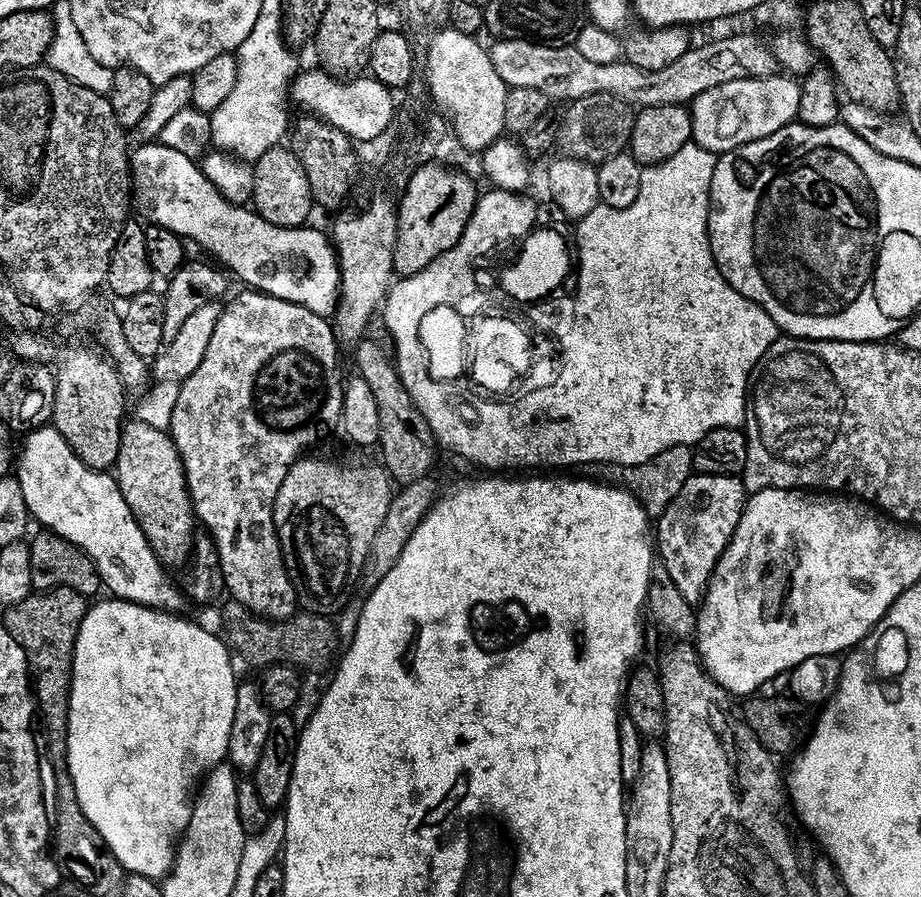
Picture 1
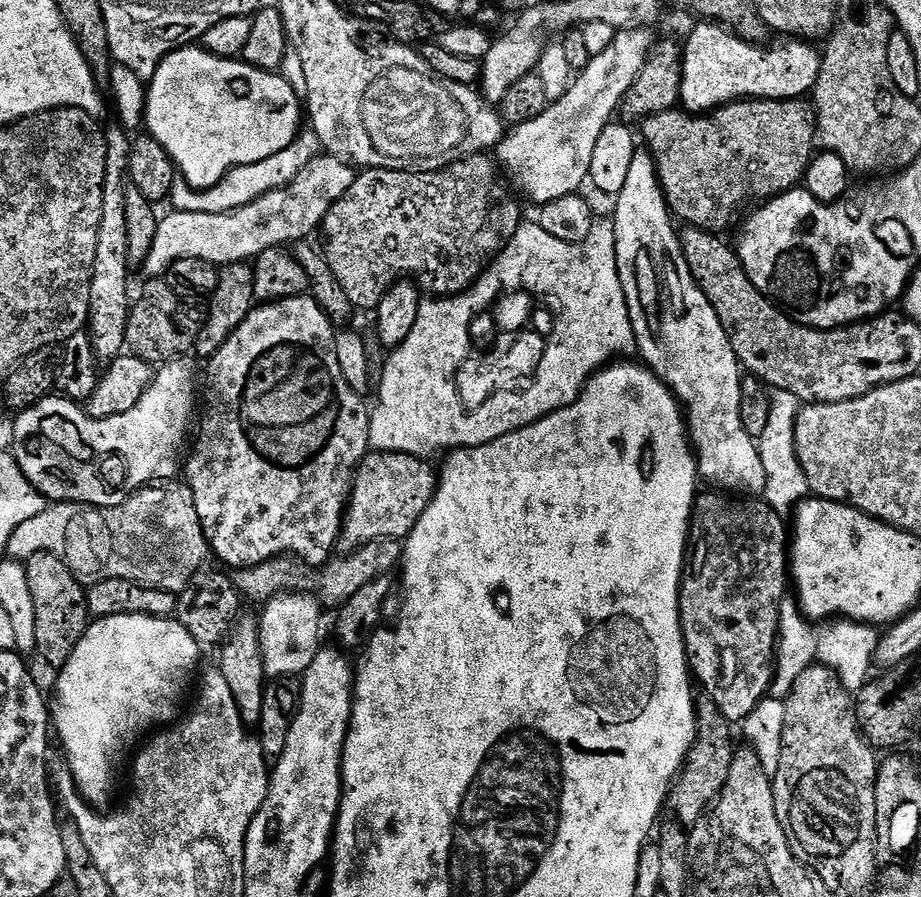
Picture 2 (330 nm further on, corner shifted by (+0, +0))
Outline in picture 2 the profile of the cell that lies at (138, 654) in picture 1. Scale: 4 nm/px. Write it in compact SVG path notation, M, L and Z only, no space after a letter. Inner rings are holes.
M118 614L117 616L102 618L101 620L93 619L89 623L87 630L84 631L84 637L81 638L78 646L74 650L74 654L70 654L70 658L64 663L63 668L59 669L57 676L60 677L56 680L56 701L51 701L50 704L50 720L54 725L55 735L56 732L60 735L60 744L64 747L65 757L63 756L63 759L72 772L72 777L74 778L76 788L79 790L80 795L89 804L93 806L104 806L100 804L104 804L108 800L108 791L112 788L112 760L108 756L116 756L119 752L126 751L147 728L156 730L161 726L171 725L181 715L180 703L183 702L184 695L188 692L188 687L191 684L193 687L194 677L201 667L200 652L202 652L202 645L194 638L194 634L190 634L190 630L186 630L186 626L182 626L179 620L175 618L147 616L146 614Z

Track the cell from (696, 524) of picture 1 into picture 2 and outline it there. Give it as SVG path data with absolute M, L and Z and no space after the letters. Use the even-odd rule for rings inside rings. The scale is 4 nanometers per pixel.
M716 490L697 495L692 506L692 523L690 525L690 551L686 556L684 579L680 582L680 629L684 632L684 650L688 658L688 667L695 683L704 687L703 695L722 710L724 717L730 722L743 722L755 707L764 704L772 686L774 661L776 658L776 642L780 630L780 610L785 603L784 587L790 584L790 543L788 532L784 529L785 517L776 512L760 498L733 498Z

